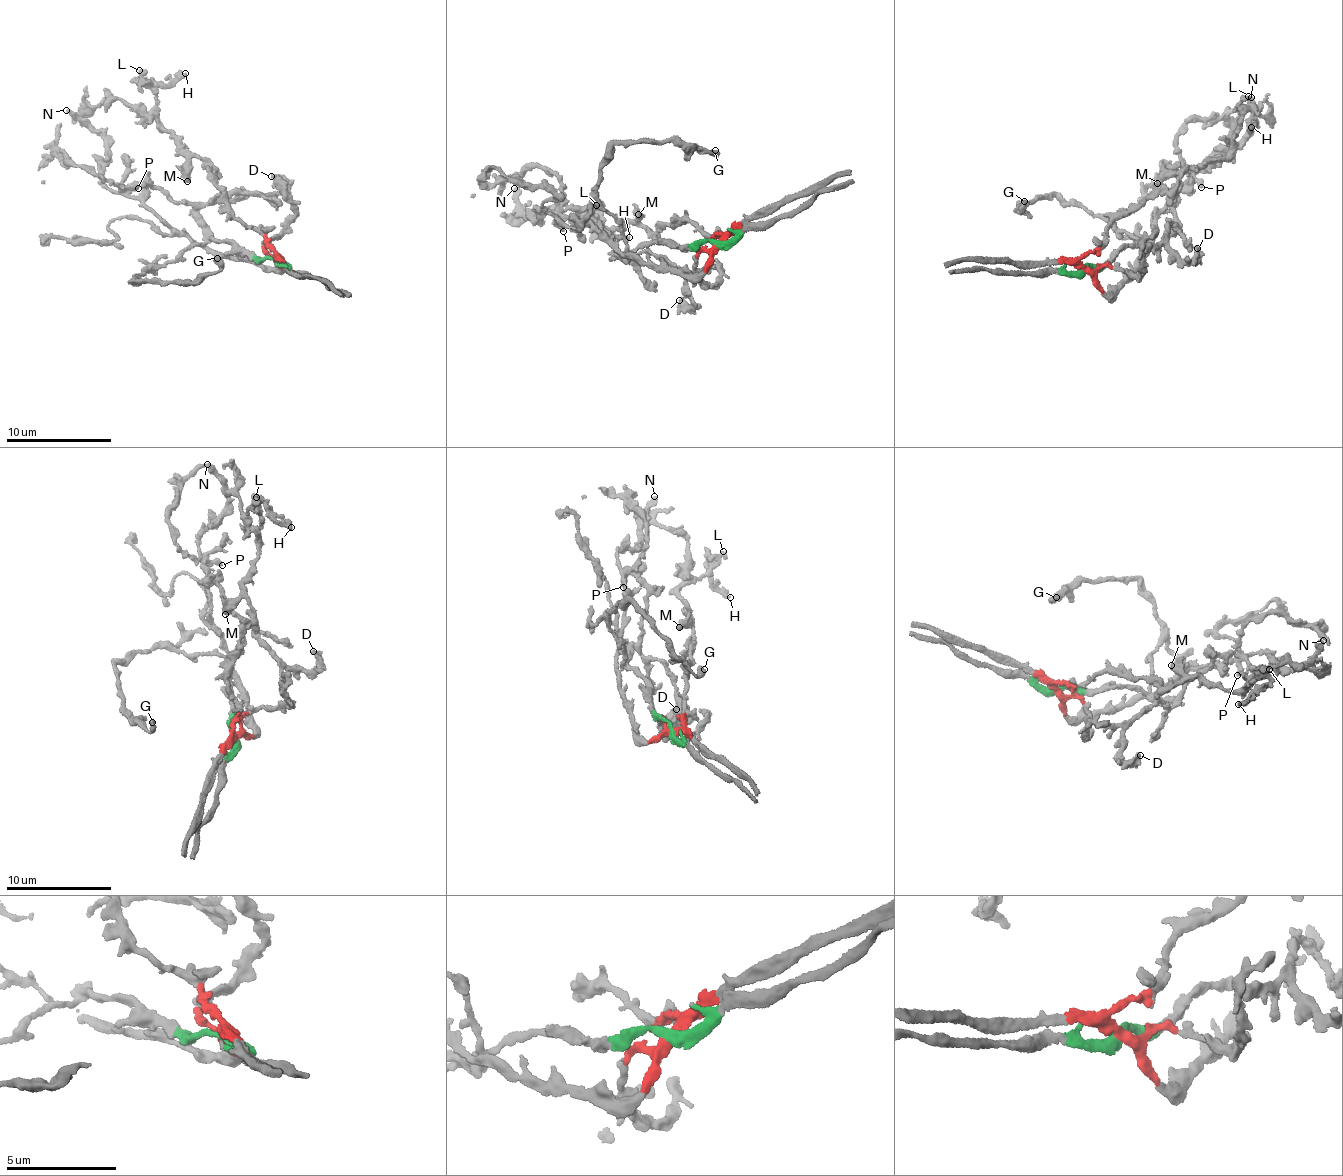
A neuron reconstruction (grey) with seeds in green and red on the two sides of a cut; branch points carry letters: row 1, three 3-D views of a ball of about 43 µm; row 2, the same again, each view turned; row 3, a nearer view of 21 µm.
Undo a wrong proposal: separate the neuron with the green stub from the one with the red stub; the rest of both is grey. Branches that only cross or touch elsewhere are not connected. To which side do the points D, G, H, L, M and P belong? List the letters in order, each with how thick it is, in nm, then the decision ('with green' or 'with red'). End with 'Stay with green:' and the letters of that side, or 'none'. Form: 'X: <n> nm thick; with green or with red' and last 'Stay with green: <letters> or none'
D: 460 nm thick; with green
G: 440 nm thick; with green
H: 400 nm thick; with red
L: 440 nm thick; with red
M: 500 nm thick; with red
P: 360 nm thick; with green
Stay with green: D, G, P

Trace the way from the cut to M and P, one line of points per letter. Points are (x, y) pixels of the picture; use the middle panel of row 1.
M: (718, 244), (720, 235), (708, 234), (681, 221), (654, 231), (646, 229), (638, 213)
P: (718, 244), (686, 248), (650, 240), (628, 256), (577, 208), (563, 213), (564, 231)

